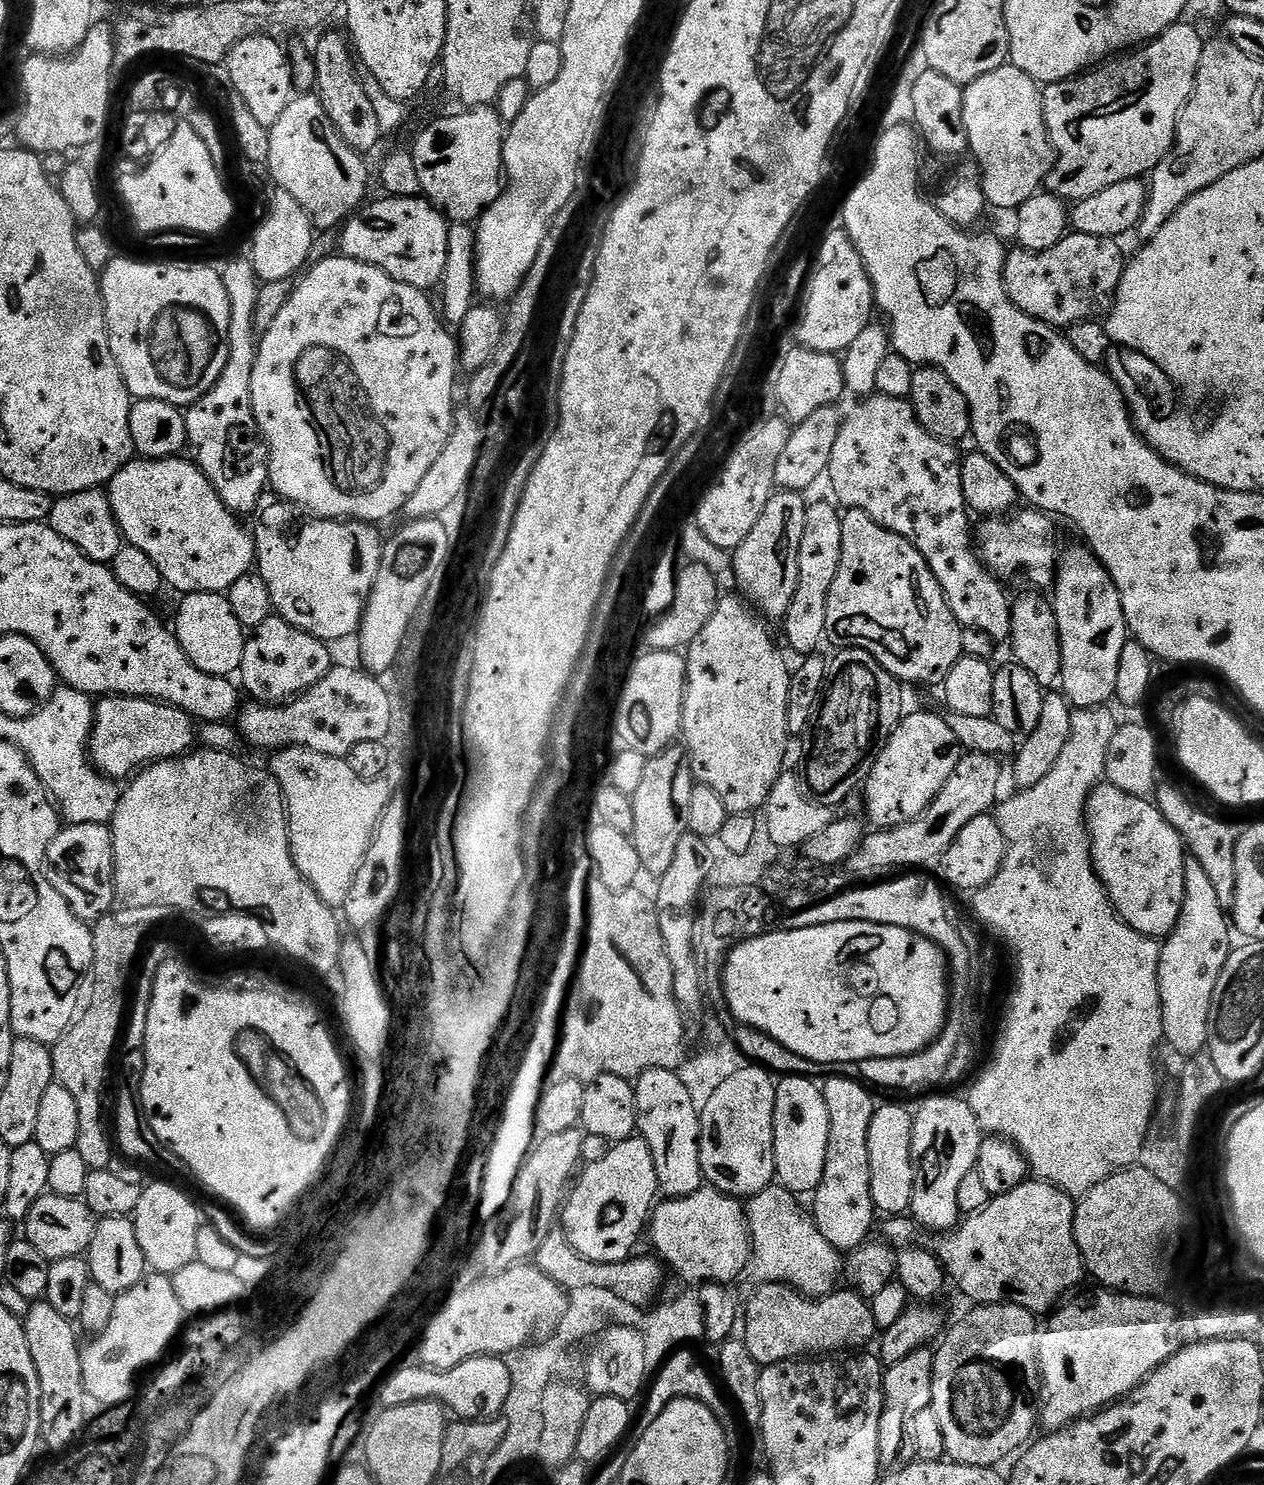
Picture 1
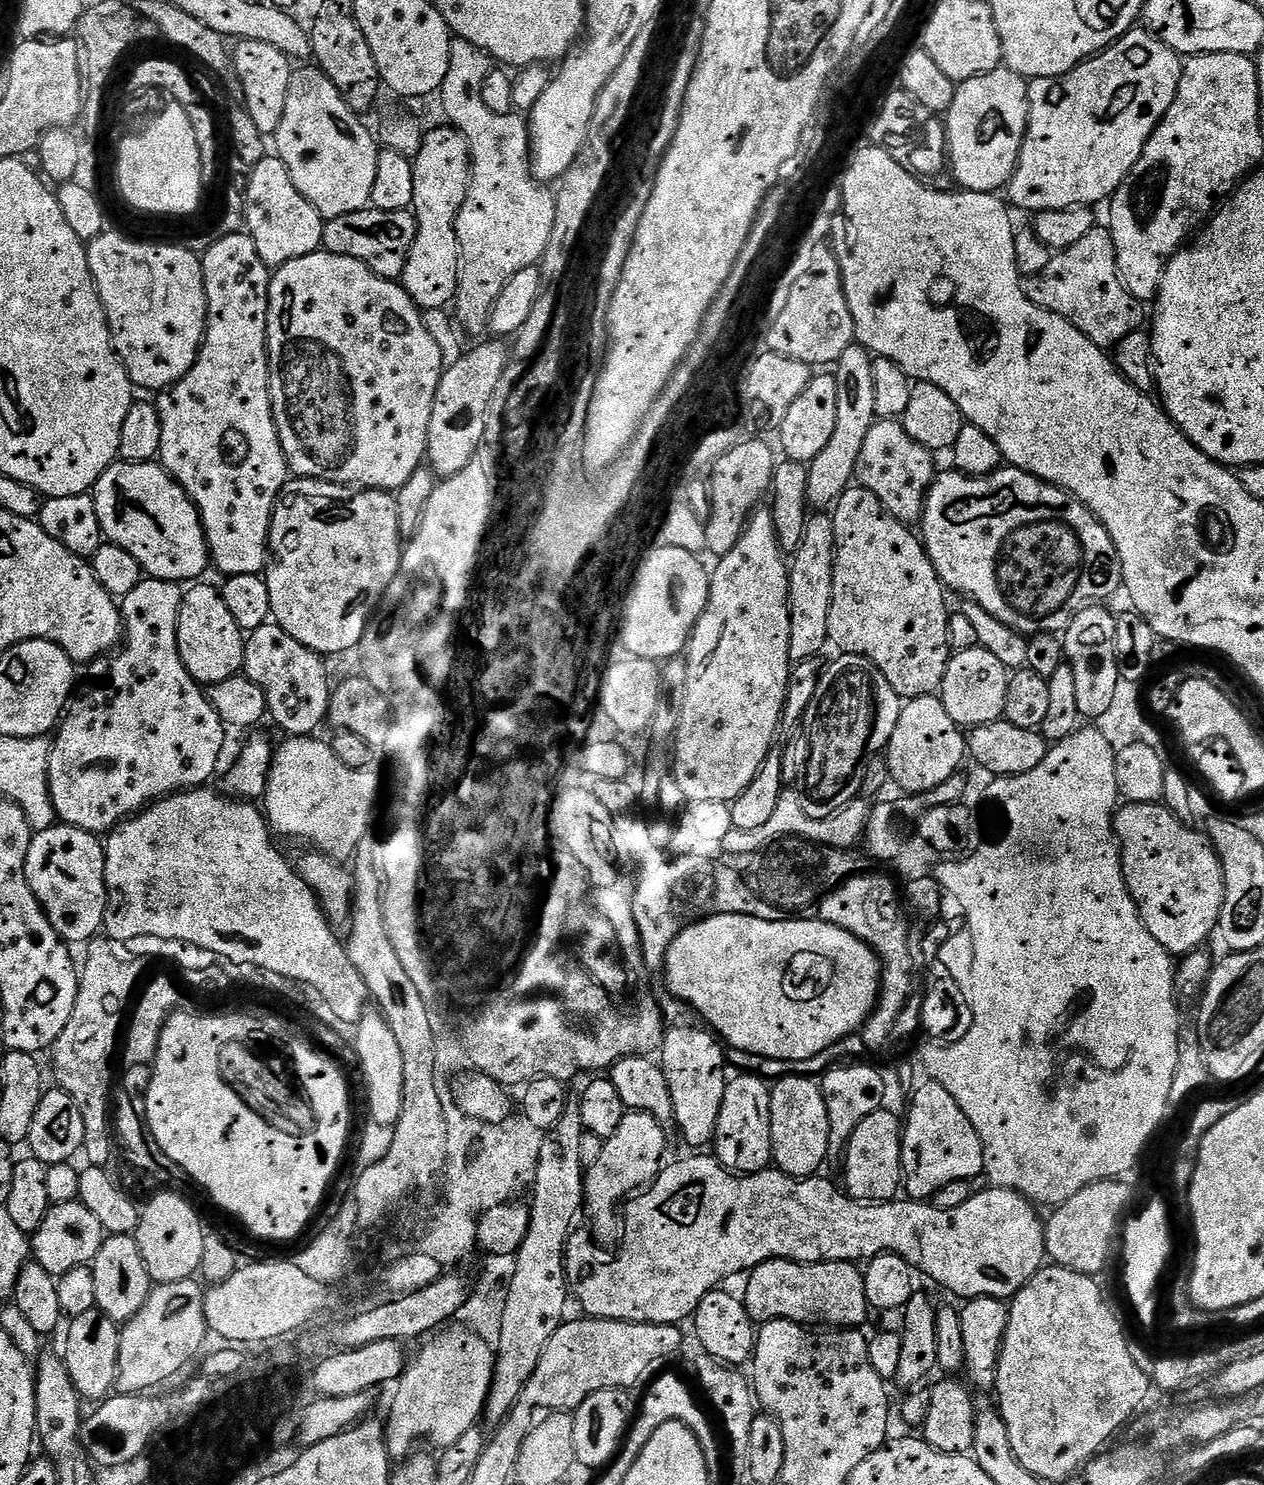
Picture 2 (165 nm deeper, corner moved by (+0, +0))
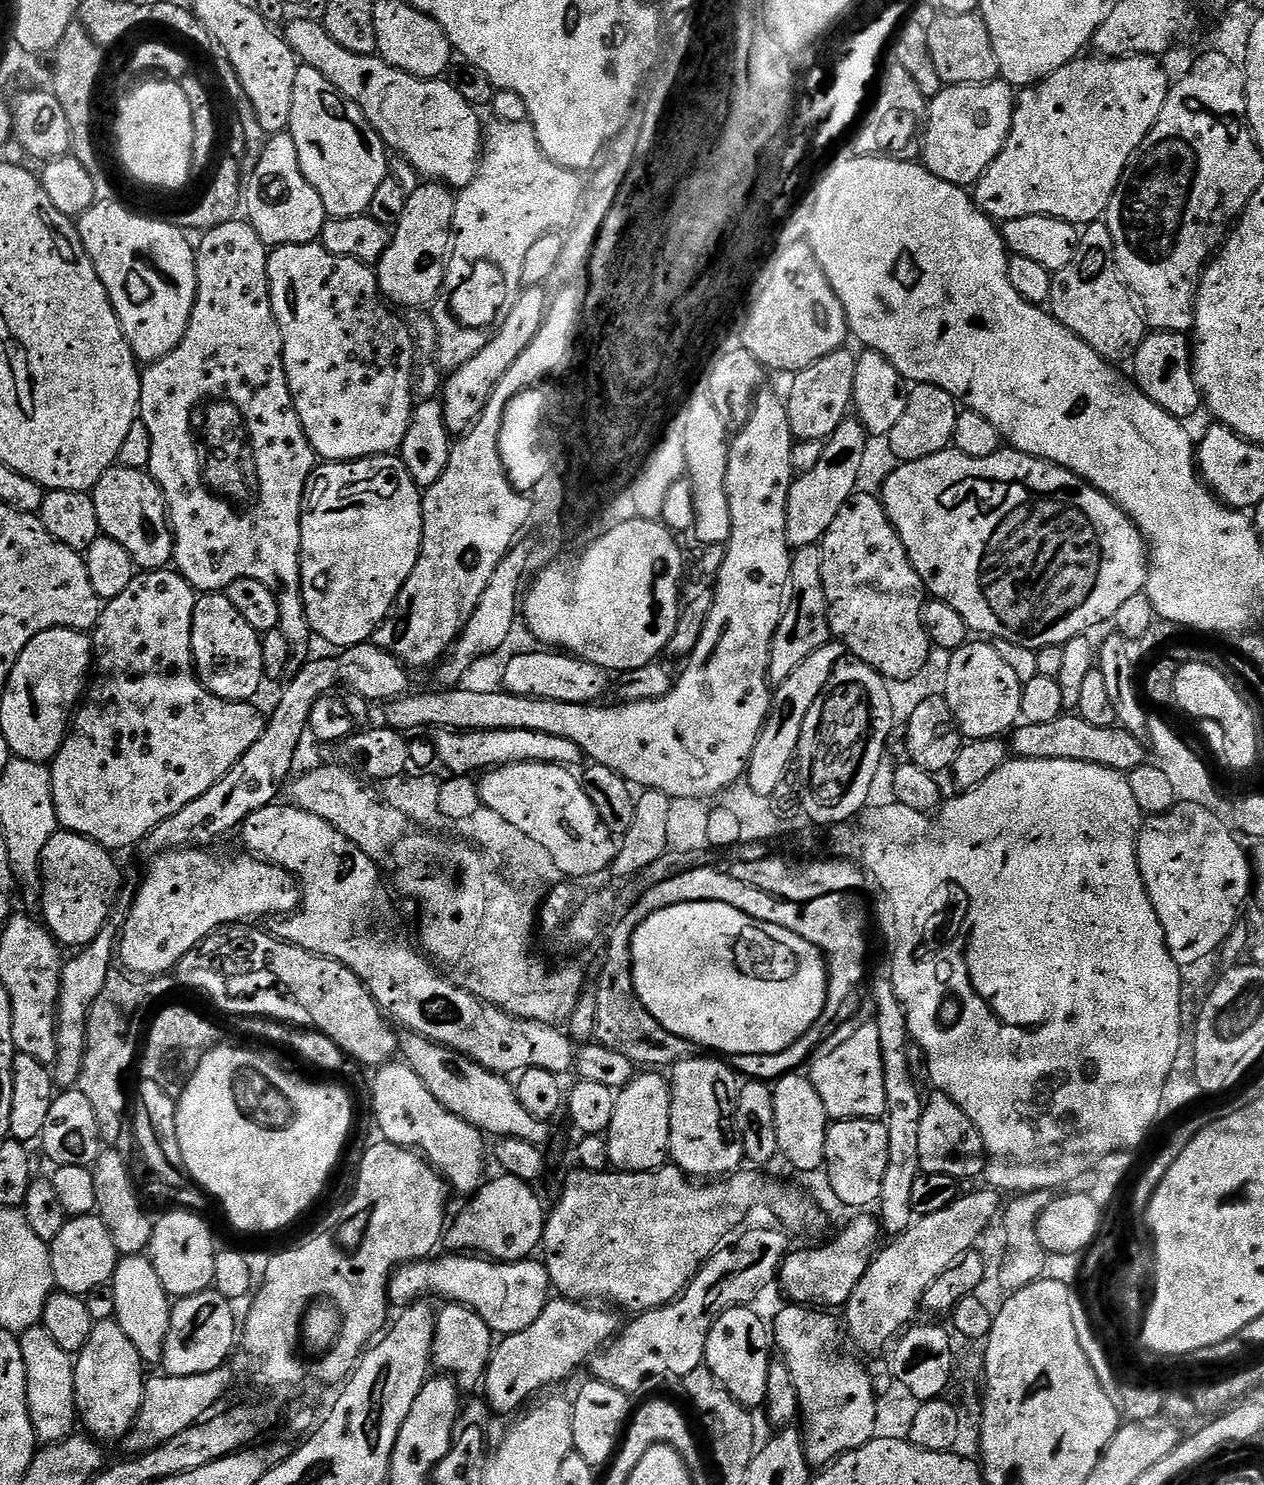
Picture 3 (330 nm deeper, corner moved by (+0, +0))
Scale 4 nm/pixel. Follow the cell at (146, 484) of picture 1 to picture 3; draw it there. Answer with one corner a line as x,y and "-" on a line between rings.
113,466
102,474
91,493
94,502
94,511
98,513
98,522
103,535
109,536
114,542
118,542
127,550
133,565
140,570
160,570
165,567
164,563
172,560
172,529
166,519
164,498
160,494
160,488
147,471
139,468
121,468

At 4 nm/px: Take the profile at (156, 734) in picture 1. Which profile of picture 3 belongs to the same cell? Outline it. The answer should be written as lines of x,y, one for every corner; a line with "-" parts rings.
144,570
133,575
130,586
118,594
118,598
107,601
101,607
100,618
96,621
90,632
92,641
92,659
94,661
94,675
86,688
86,695
82,703
75,709
70,720
70,727
60,743
60,749
55,758
50,761
52,774
52,797
54,798
54,810
60,820
60,828
69,832
77,832
79,836
101,844
109,850
116,848
128,848
131,844
147,841
155,830
166,818
178,814
182,806
194,802
214,782
218,782
246,754
264,732
265,717
260,717
260,712
255,708
255,703
241,702
238,700
223,700
205,690
203,684
196,676
196,669
192,662
192,615
198,599
195,588
189,586
186,578
175,570

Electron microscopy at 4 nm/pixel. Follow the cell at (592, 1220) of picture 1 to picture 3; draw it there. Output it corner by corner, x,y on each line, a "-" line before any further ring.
640,1070
633,1075
632,1079
624,1085
623,1088
619,1089
615,1093
616,1105
614,1106
614,1112
610,1118
610,1126
608,1127
606,1133
606,1139
608,1142
608,1163
613,1169
622,1171
622,1172
653,1172
655,1168
665,1167
666,1161
669,1159
668,1155
668,1135
670,1134
670,1106
672,1102
672,1096
670,1093
670,1084
667,1079
664,1080
659,1076
659,1071
656,1070

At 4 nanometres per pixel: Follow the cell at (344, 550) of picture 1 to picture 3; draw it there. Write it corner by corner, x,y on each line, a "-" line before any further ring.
399,455
367,456
361,460
317,463
304,486
304,497
300,507
300,598
304,603
304,612
309,629
315,635
317,632
326,643
333,644
336,650
352,648
355,644
367,644
375,637
377,628
388,619
392,606
396,603
396,595
400,593
406,578
410,576
420,557
423,518
421,489
409,475

